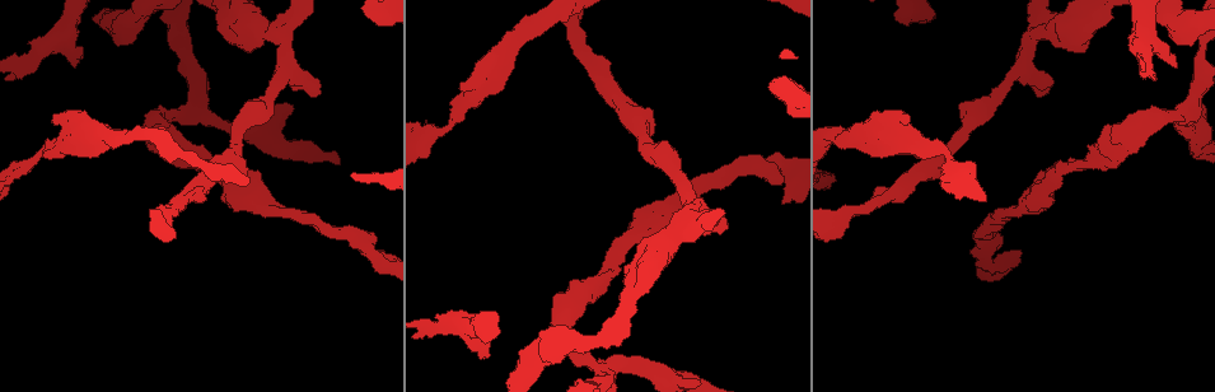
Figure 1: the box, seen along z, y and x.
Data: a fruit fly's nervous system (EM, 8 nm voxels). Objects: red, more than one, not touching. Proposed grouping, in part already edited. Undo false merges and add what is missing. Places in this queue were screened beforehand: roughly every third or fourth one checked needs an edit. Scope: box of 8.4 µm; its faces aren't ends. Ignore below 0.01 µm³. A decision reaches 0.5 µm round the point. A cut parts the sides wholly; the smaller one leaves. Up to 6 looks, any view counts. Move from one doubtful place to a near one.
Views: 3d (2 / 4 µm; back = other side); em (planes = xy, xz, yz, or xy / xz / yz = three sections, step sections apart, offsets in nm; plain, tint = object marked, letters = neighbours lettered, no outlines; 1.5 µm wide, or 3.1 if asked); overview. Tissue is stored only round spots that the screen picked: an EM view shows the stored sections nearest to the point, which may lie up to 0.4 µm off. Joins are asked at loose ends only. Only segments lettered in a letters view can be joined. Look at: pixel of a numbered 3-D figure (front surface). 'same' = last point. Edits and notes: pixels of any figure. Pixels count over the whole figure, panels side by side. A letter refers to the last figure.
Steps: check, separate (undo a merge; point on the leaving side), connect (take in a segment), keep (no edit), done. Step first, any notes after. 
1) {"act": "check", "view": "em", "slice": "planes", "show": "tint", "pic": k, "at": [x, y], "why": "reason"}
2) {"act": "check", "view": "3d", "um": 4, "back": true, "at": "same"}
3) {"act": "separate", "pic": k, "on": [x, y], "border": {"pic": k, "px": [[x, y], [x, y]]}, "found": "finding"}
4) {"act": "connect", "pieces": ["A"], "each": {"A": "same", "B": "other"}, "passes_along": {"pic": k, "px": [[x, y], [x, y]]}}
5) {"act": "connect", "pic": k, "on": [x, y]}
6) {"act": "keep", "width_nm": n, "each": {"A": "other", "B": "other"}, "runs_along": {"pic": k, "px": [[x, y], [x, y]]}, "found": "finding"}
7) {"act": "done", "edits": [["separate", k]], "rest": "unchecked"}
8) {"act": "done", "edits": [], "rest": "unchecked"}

{"act": "check", "view": "em", "slice": "planes", "show": "letters", "pic": 1, "at": [1020, 69], "why": "three-way junction"}

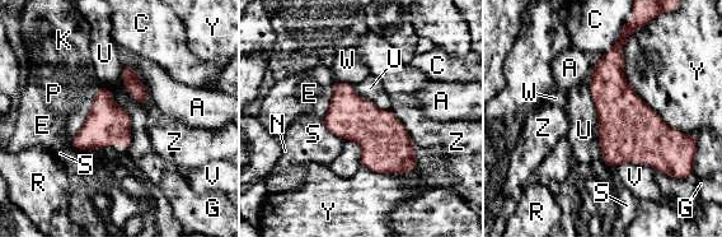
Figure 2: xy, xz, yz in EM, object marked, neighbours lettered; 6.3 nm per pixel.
{"act": "keep", "each": {"A": "other", "C": "other", "E": "other", "G": "other", "K": "other", "N": "other", "P": "other", "R": "other", "S": "other", "U": "other", "V": "other", "W": "other", "Y": "other", "Z": "other"}, "border": {"pic": 2, "px": [[587, 82], [603, 158]]}, "found": "all the same neuron"}

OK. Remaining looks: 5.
{"act": "check", "view": "em", "slice": "planes", "show": "letters", "pic": 1, "at": [37, 156], "why": "thin neck"}

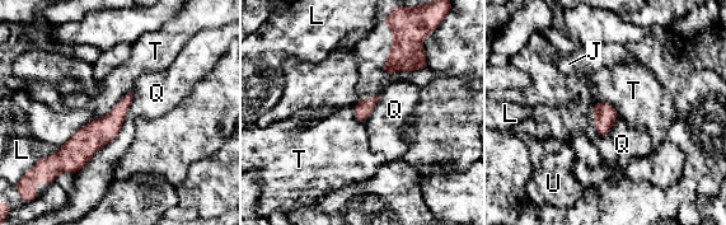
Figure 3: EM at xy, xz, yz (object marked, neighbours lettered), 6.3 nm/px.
{"act": "keep", "each": {"J": "other", "L": "other", "Q": "other", "T": "other", "U": "other"}, "found": "continuous, no second neuron"}

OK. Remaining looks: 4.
{"act": "check", "view": "em", "slice": "planes", "show": "letters", "pic": 1, "at": [70, 64], "why": "branch stops here"}

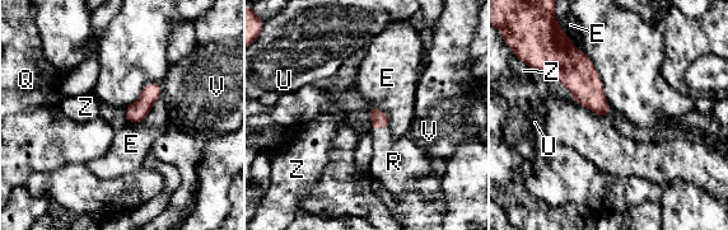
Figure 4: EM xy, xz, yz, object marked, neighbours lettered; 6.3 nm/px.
{"act": "connect", "pieces": ["R"], "each": {"E": "other", "Q": "other", "R": "same", "U": "other", "V": "other", "Z": "other"}, "passes_along": {"pic": 4, "px": [[379, 120], [379, 127], [393, 162]]}, "found": "it goes on there"}

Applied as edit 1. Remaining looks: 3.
{"act": "done", "edits": [["connect", 4]], "rest": "unchecked"}

